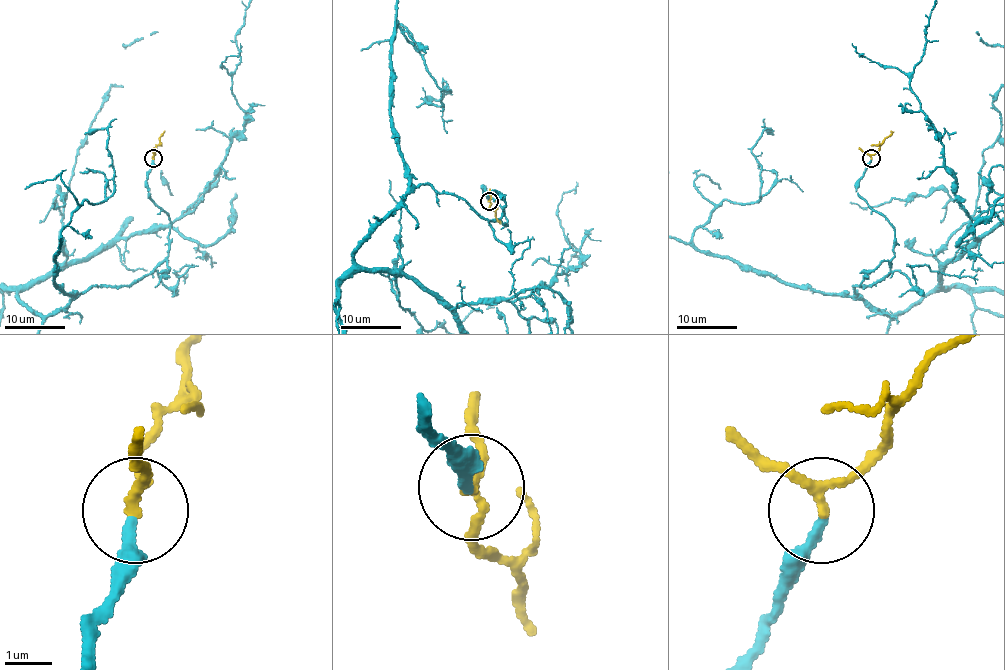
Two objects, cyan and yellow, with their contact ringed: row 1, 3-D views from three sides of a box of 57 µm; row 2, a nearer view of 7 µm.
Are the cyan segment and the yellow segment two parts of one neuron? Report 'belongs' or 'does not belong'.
belongs

